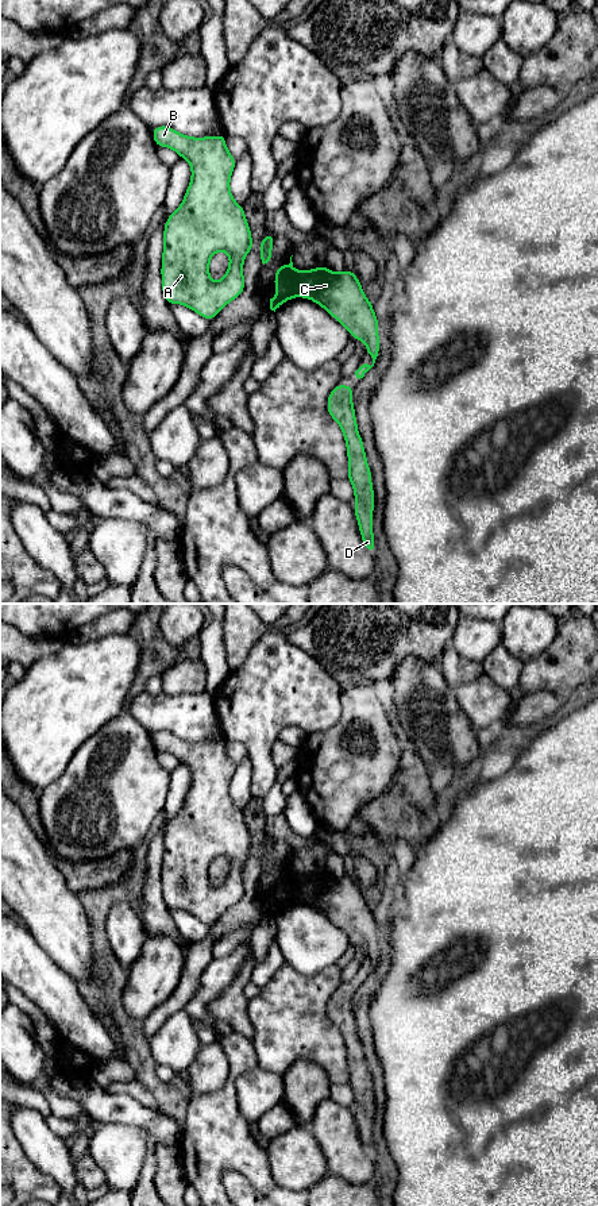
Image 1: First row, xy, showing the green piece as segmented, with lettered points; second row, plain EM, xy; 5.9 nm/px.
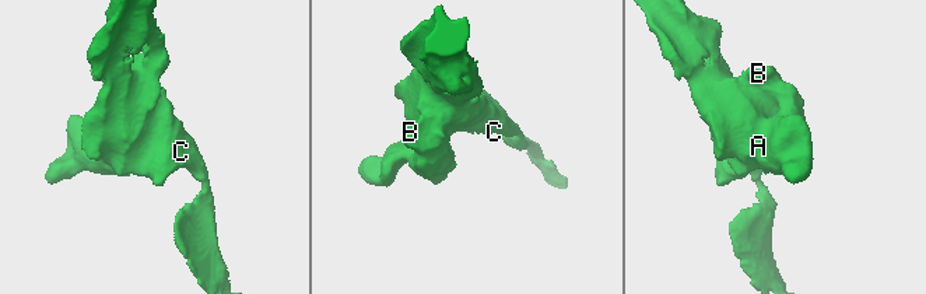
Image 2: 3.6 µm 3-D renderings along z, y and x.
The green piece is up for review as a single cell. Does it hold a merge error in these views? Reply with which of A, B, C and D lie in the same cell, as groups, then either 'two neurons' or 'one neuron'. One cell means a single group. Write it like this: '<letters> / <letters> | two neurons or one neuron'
A B C D | one neuron

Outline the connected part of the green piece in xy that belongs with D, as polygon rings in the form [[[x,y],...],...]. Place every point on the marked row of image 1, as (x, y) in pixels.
[[[336,385],[328,396],[329,416],[340,425],[348,456],[348,481],[354,488],[356,505],[354,508],[362,542],[370,554],[375,552],[373,533],[373,509],[375,504],[371,471],[367,463],[363,440],[358,432],[351,385]]]

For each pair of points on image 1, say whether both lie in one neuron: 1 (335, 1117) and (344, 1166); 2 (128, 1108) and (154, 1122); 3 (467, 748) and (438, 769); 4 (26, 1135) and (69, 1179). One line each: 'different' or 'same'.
1: same
2: same
3: same
4: same

